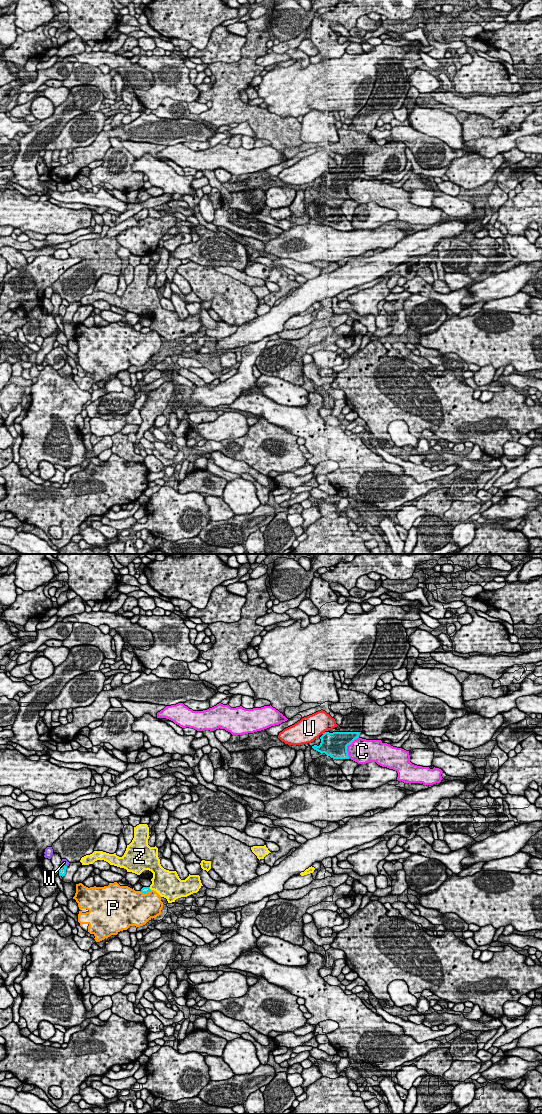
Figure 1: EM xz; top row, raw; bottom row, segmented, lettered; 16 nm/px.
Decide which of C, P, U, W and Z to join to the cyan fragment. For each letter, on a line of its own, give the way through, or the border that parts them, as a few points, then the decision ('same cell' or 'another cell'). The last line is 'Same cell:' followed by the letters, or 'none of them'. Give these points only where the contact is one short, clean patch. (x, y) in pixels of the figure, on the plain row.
C: another cell
P: another cell
U: another cell
W: another cell
Z: another cell
Same cell: none of them

